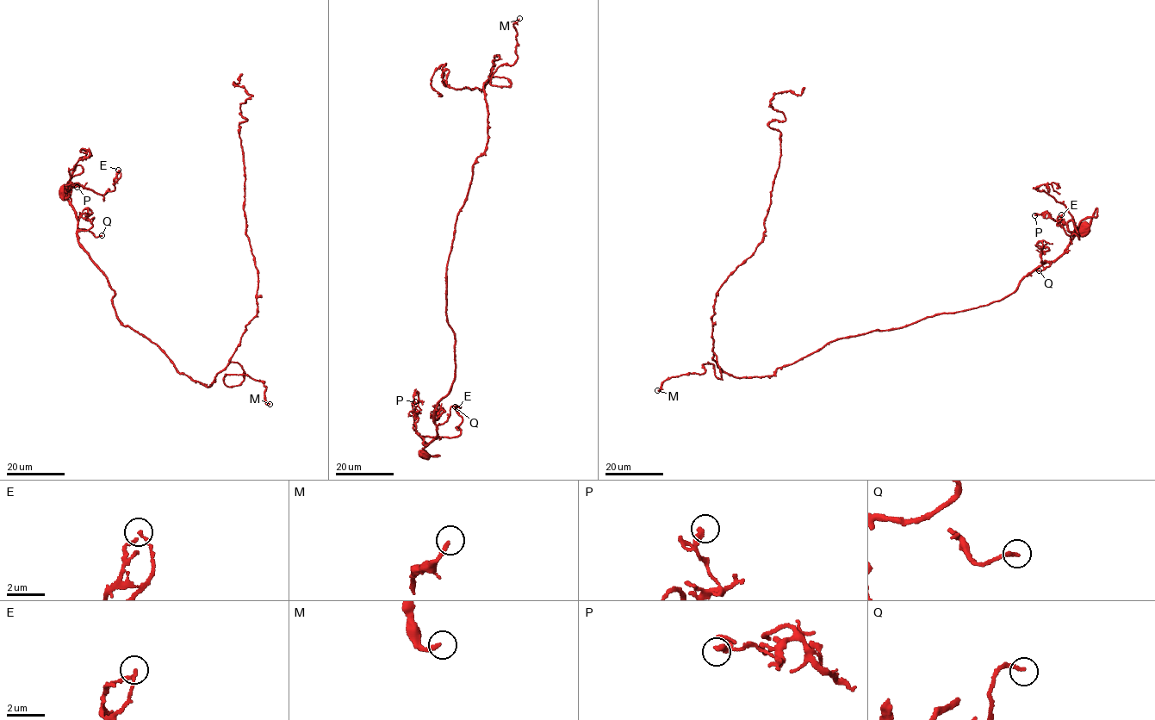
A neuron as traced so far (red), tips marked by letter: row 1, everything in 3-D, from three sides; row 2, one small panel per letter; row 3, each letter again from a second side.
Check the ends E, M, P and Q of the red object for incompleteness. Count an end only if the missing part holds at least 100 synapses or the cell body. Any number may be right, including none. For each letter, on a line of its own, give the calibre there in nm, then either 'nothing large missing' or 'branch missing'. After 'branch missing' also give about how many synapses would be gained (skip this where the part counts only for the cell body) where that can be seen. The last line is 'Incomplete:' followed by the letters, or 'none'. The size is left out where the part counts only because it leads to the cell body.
E: calibre 130 nm; nothing large missing
M: calibre 200 nm; branch missing; 100 synapses
P: calibre 200 nm; nothing large missing
Q: calibre 170 nm; nothing large missing
Incomplete: M

